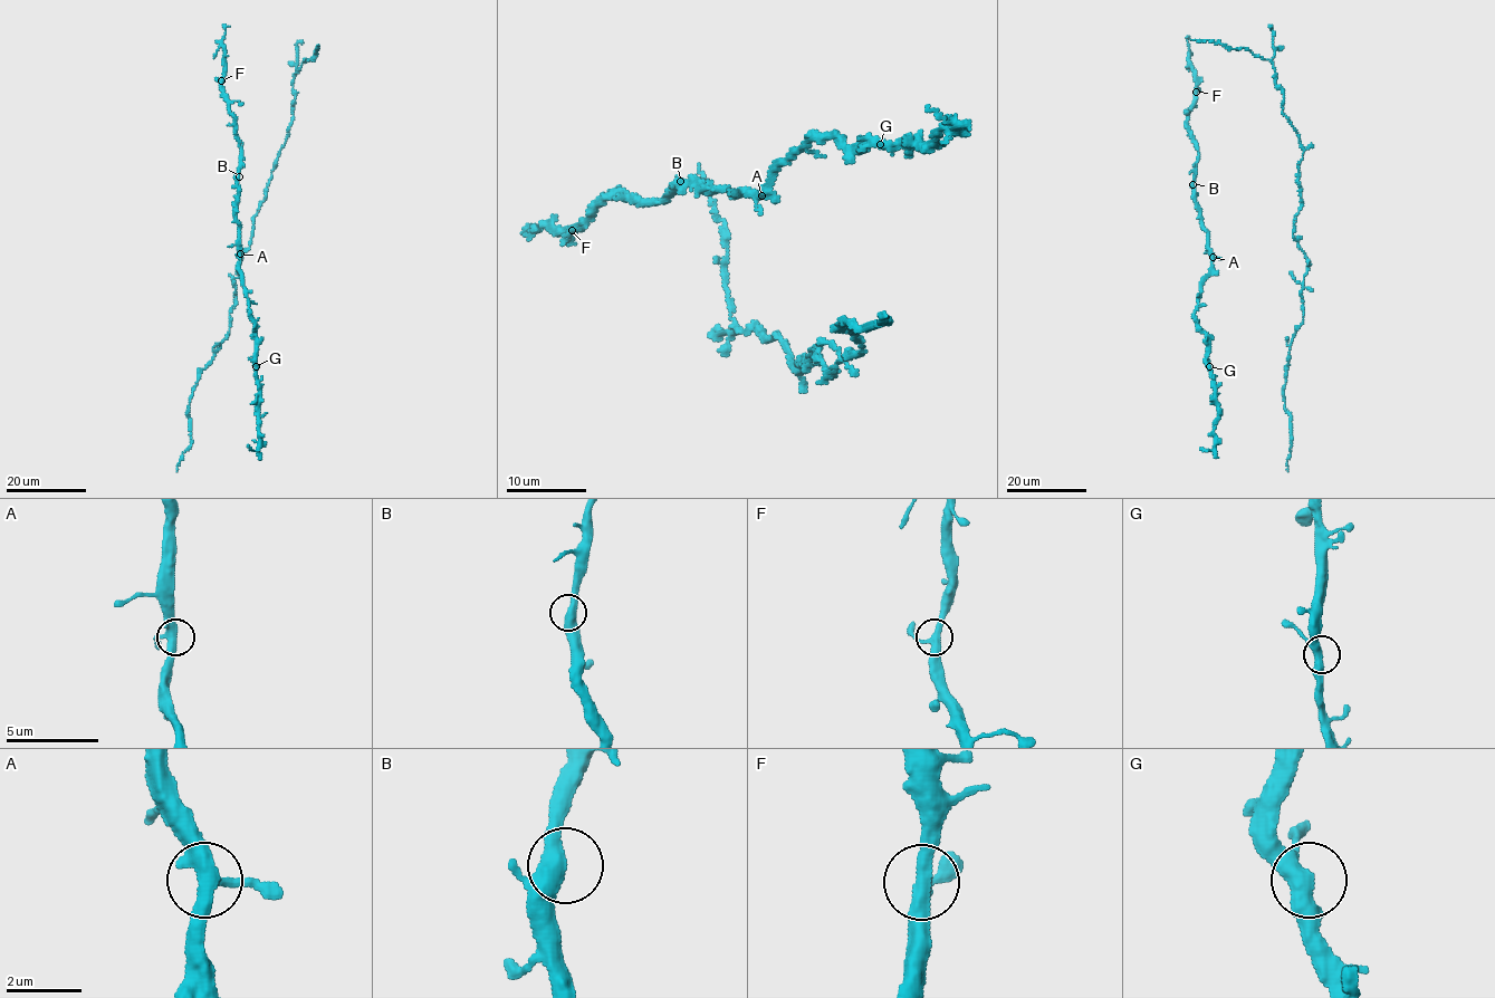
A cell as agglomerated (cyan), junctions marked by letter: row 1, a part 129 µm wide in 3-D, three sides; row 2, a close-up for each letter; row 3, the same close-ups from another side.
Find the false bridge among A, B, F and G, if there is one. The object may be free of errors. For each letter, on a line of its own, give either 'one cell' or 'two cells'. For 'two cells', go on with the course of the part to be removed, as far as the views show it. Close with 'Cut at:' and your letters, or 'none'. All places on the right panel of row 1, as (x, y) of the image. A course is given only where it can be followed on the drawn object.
A: one cell
B: one cell
F: one cell
G: one cell
Cut at: none

